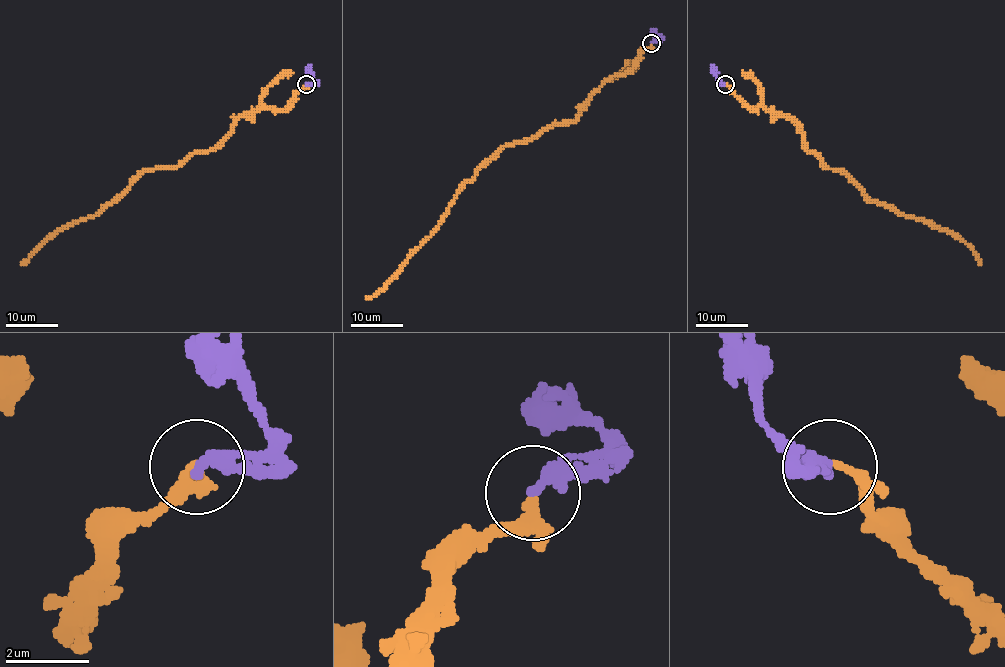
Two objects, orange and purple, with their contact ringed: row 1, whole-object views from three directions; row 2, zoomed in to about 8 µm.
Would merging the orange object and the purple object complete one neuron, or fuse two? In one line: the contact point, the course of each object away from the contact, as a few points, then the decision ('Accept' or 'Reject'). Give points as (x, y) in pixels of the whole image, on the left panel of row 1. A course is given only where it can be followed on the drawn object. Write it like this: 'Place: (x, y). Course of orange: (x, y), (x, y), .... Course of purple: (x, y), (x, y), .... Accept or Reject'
Place: (306, 84). Course of orange: (306, 83), (283, 108), (242, 113), (213, 148), (177, 165), (147, 168), (99, 213), (56, 230), (21, 264). Course of purple: (306, 85), (314, 82), (310, 65). Accept

